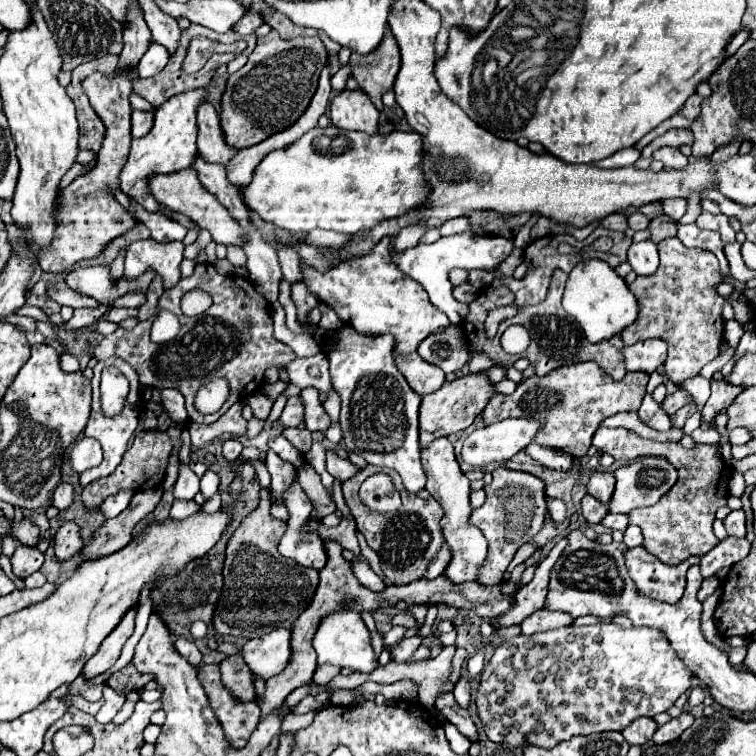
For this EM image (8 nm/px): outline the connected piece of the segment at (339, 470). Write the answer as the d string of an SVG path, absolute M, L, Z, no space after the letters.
M327 451L327 471L329 471L335 479L339 479L341 483L345 483L345 481L349 481L351 477L355 477L355 475L361 471L361 467L353 465L349 459L337 457L333 451Z

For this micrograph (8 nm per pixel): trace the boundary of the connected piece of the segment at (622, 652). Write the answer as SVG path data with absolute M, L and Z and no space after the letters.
M597 623L597 625L589 625L589 627L561 627L561 629L555 629L555 631L545 631L545 633L535 633L535 635L519 635L519 637L511 637L507 641L503 641L491 661L485 665L485 669L481 671L481 677L479 677L479 691L477 691L477 711L479 711L479 717L481 717L481 723L485 725L485 733L491 741L495 743L509 743L509 745L525 745L525 743L531 743L531 745L539 745L539 747L545 747L549 749L551 745L557 745L559 741L565 741L565 739L571 739L573 735L587 735L587 733L599 733L599 731L623 731L633 719L637 717L655 717L657 713L663 713L667 711L675 699L679 695L683 695L689 687L691 687L691 681L693 681L693 671L687 669L687 665L683 661L679 661L677 653L671 649L671 643L667 641L665 633L659 631L659 629L651 629L651 627L629 627L629 629L623 629L619 625L613 625L613 623Z

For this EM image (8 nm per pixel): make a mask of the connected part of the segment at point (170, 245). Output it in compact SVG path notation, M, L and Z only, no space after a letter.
M141 239L129 245L127 259L125 259L125 275L137 277L145 269L155 269L157 275L163 277L165 289L175 287L179 281L179 265L183 261L185 245L181 241L167 241L159 243L149 239Z

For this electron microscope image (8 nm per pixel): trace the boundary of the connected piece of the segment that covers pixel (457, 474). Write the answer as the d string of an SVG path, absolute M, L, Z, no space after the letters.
M439 437L431 445L421 447L421 463L423 463L425 475L427 475L427 487L425 489L443 507L441 527L443 527L443 535L447 539L447 545L451 549L451 561L449 561L449 565L445 569L445 575L455 585L459 585L463 581L475 581L477 575L479 575L479 569L481 569L483 561L487 559L487 539L481 533L481 529L477 529L469 521L471 511L473 511L471 503L469 503L469 495L471 495L469 479L459 469L457 461L455 461L453 445L449 443L447 437Z

